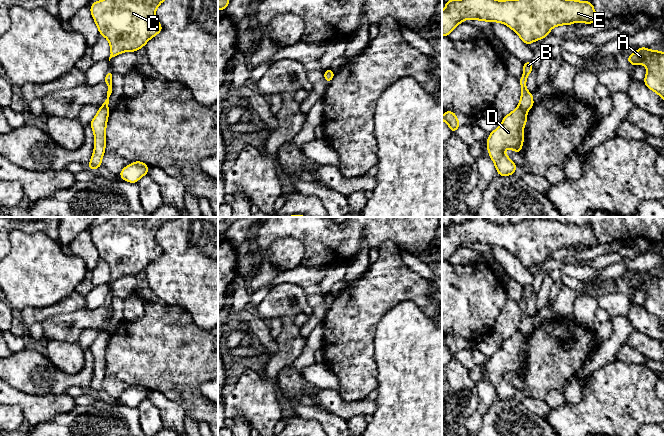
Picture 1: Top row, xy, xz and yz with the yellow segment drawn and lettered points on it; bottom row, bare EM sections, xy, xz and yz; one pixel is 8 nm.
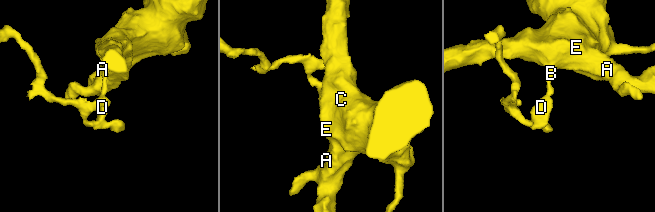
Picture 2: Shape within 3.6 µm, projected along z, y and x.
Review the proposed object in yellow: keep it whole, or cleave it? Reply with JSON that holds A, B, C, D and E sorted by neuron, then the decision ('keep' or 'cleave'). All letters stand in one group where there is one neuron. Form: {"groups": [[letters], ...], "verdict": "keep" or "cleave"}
{"groups": [["A", "B", "C", "E"], ["D"]], "verdict": "cleave"}

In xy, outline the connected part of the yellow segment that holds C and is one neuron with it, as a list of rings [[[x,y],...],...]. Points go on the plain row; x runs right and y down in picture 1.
[[[112,217],[110,220],[106,221],[103,224],[93,226],[90,232],[90,236],[92,238],[92,241],[98,251],[99,258],[103,259],[110,267],[110,274],[111,278],[109,281],[109,285],[112,281],[117,280],[118,278],[121,278],[123,276],[136,276],[140,272],[144,271],[145,268],[154,260],[159,258],[162,255],[162,249],[159,247],[159,245],[155,242],[155,236],[158,230],[167,222],[177,219],[180,217]]]

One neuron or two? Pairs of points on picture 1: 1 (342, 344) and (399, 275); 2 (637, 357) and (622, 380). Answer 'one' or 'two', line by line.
1: one
2: two

